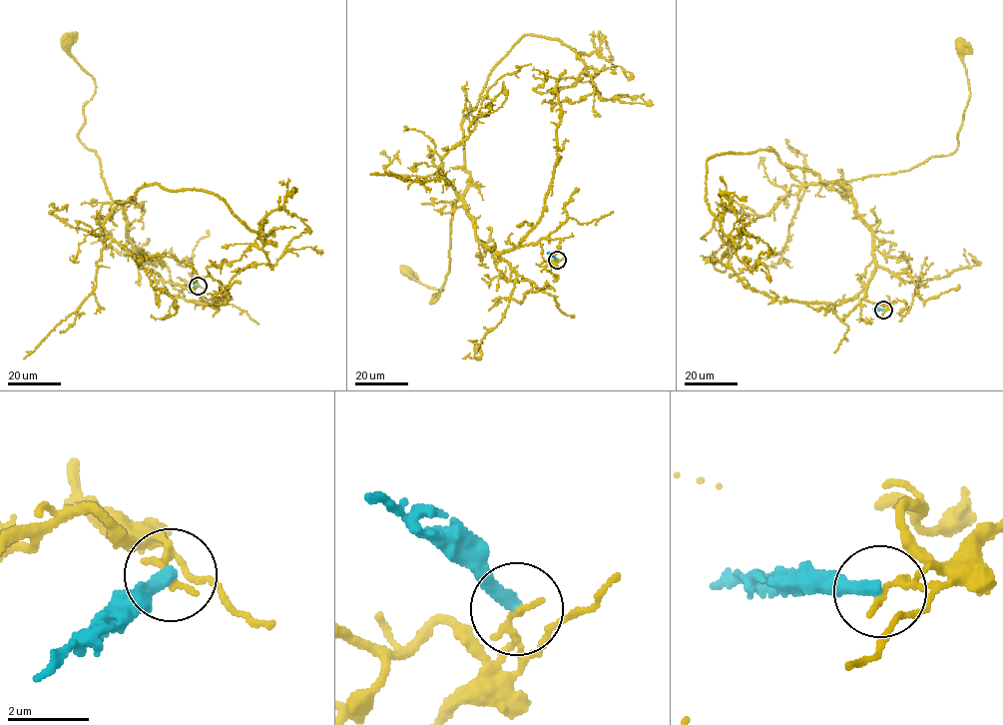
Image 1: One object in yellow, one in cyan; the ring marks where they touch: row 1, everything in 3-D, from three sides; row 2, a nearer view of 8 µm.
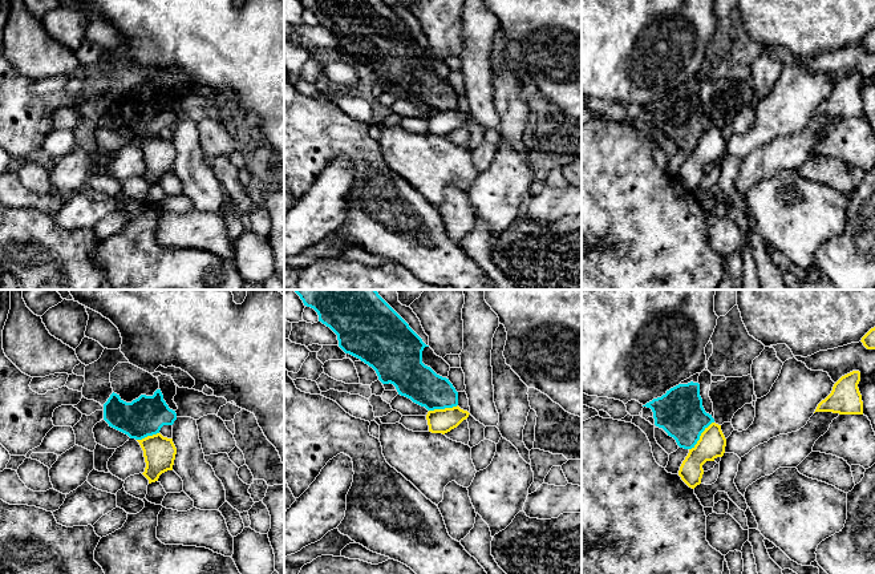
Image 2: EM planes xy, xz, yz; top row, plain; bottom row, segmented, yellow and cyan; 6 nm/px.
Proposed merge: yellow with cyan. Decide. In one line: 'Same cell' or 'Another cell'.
Another cell

